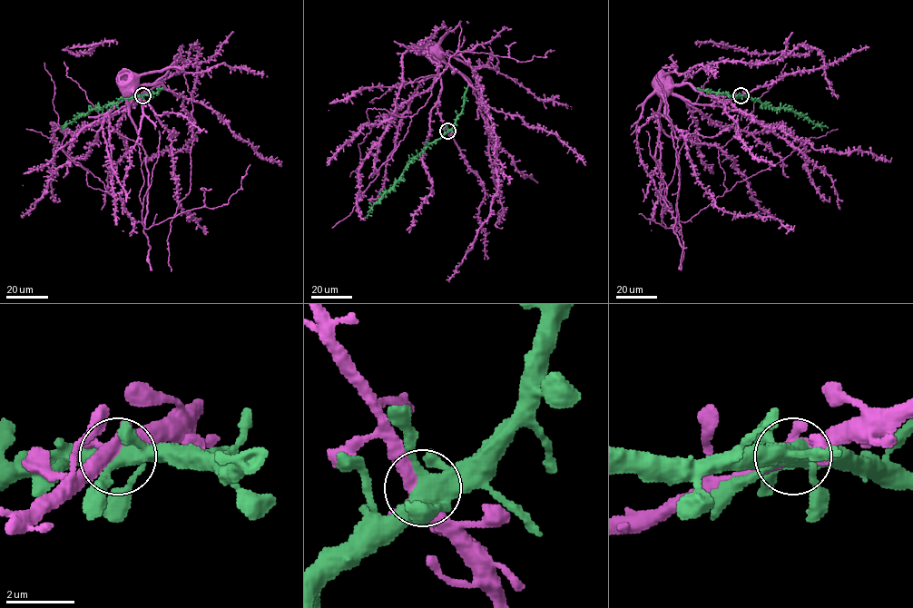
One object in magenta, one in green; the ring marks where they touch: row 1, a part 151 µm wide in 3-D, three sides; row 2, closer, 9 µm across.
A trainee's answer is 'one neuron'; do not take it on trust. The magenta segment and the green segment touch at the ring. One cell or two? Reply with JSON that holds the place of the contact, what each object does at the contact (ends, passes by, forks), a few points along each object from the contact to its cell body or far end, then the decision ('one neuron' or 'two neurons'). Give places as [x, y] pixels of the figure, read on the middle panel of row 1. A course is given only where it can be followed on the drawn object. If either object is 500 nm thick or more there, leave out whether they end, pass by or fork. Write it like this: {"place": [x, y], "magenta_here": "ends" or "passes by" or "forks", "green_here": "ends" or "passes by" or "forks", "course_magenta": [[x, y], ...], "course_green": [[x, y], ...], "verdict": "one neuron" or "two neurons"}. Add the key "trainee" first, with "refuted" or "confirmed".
{"trainee": "confirmed", "place": [447, 131], "magenta_here": "forks", "green_here": "forks", "course_magenta": [[447, 131], [437, 76], [389, 122], [377, 174], [411, 118], [368, 108], [370, 131], [350, 177]], "course_green": [[447, 131], [430, 142], [407, 165], [399, 180], [373, 205], [366, 218]], "verdict": "one neuron"}

